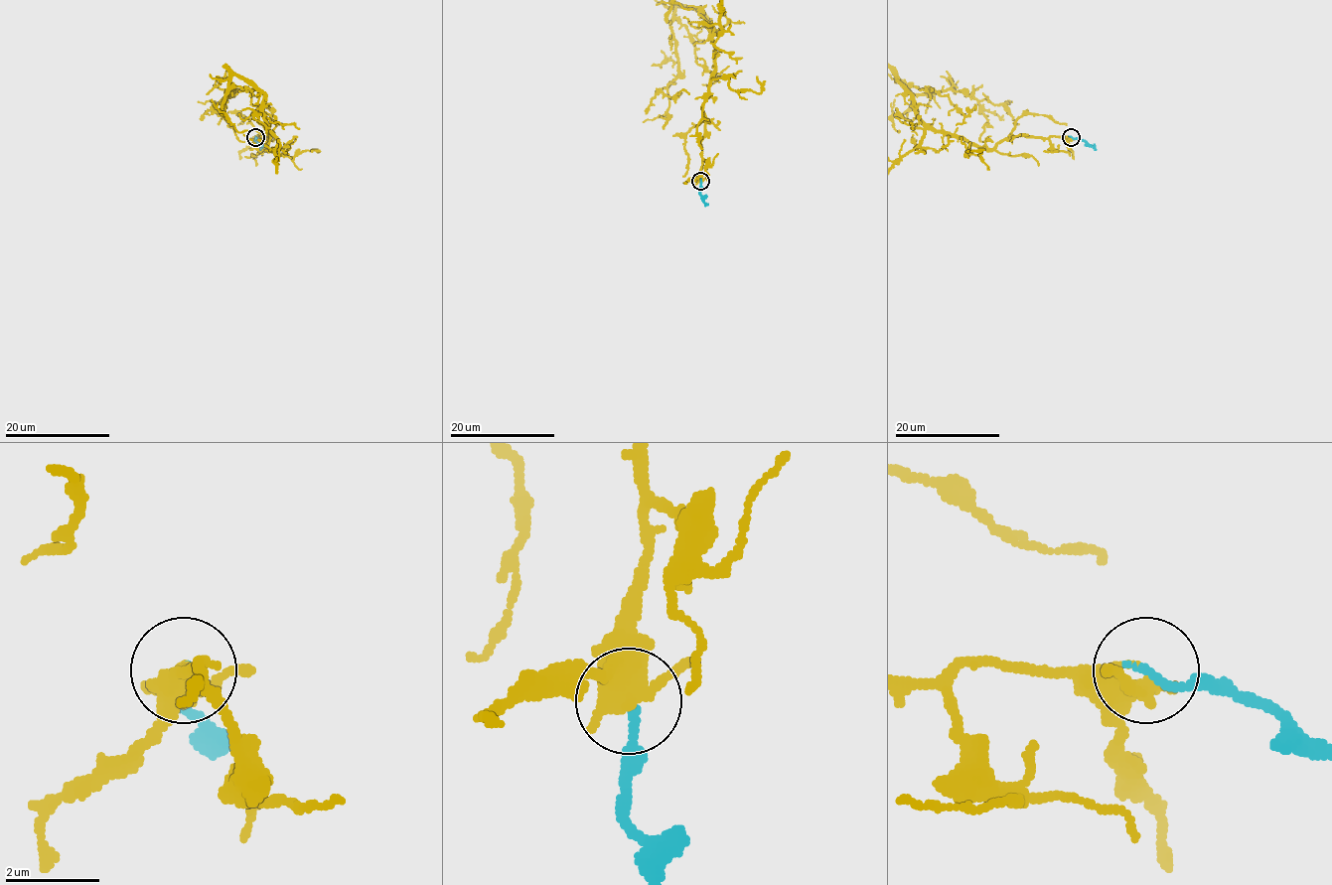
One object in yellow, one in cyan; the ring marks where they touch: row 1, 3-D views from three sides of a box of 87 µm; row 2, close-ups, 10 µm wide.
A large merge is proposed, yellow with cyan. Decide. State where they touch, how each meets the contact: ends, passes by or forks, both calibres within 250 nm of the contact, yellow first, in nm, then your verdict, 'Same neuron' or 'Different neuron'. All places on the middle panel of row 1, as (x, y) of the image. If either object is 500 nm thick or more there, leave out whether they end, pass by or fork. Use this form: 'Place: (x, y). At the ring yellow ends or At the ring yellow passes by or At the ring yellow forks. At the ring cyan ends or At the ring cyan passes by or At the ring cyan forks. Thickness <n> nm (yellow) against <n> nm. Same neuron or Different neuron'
Place: (700, 181). At the ring yellow forks. At the ring cyan ends. Thickness 400 nm (yellow) against 200 nm. Same neuron

